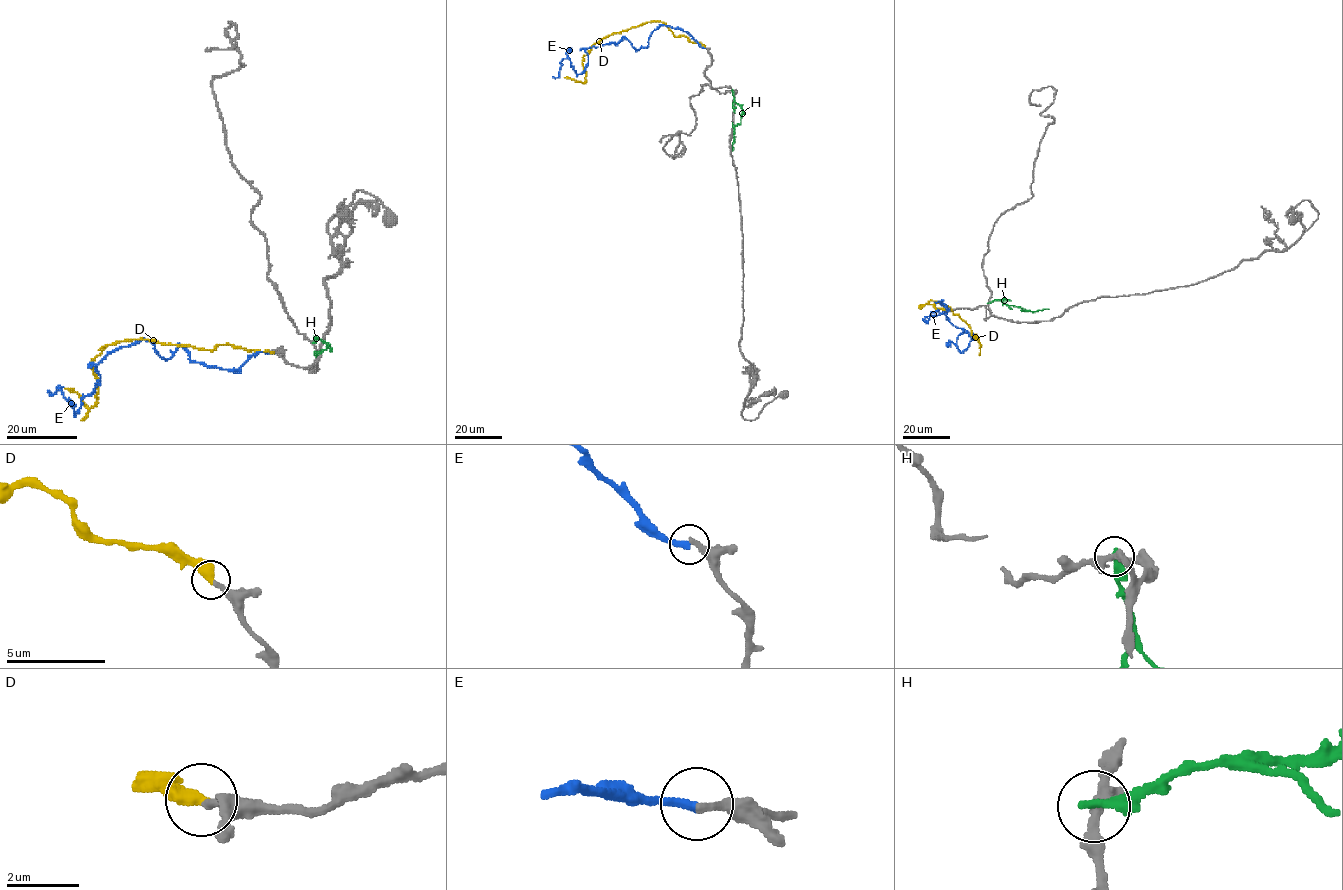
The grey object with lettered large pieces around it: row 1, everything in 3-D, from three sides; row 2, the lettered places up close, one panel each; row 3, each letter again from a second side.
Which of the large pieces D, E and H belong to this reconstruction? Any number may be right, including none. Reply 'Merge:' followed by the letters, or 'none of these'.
Merge: none of these

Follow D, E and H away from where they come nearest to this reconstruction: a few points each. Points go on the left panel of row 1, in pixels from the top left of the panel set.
D: (272, 353), (230, 344), (213, 350), (122, 340), (93, 359), (98, 379), (93, 405), (65, 389)
E: (273, 353), (237, 371), (182, 347), (163, 358), (138, 339), (96, 365), (75, 414), (59, 386), (48, 390)
H: (314, 342), (320, 339), (328, 345), (316, 355), (314, 351)

